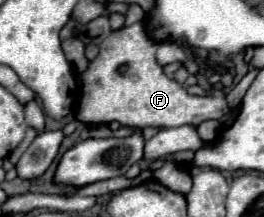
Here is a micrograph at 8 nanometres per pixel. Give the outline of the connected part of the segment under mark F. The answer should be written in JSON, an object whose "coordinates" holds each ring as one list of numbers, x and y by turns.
{"coordinates":[[143,22,123,26,111,32,99,46,97,58,89,64,81,78,81,100,75,118,85,124,121,122,123,126,183,126,201,124,203,120,219,120,229,112,225,96,191,96,179,82,163,72,155,60,157,44,147,34]]}

